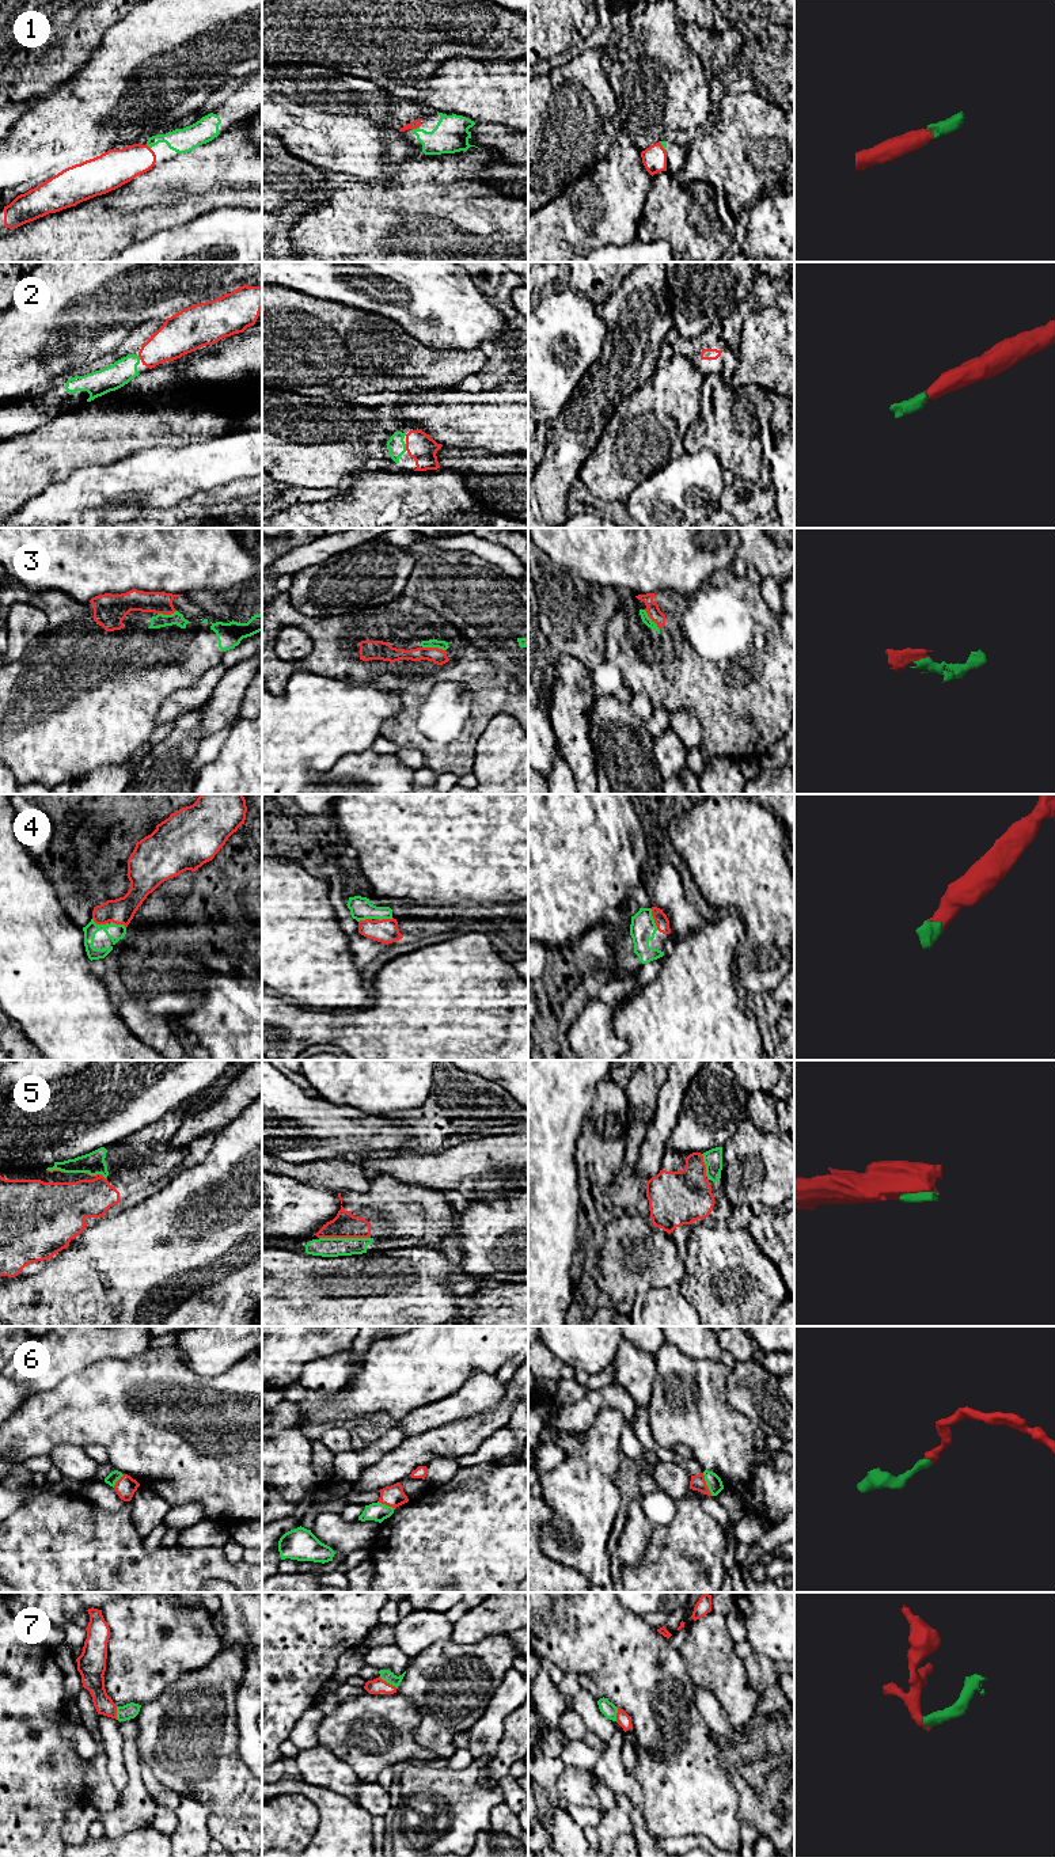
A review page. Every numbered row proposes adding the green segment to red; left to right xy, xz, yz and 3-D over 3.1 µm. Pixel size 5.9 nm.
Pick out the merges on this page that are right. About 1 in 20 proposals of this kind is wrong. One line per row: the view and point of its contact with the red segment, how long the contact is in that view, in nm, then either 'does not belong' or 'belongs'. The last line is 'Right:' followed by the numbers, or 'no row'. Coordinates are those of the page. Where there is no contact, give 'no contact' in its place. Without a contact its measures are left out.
1: xz (414, 128) | 50 nm | belongs
2: xz (406, 447) | 40 nm | belongs
3: xz (433, 648) | 140 nm | belongs
4: yz (653, 918) | 140 nm | belongs
5: xz (345, 1237) | 300 nm | belongs
6: yz (705, 1484) | 150 nm | belongs
7: xz (389, 1683) | 130 nm | belongs
Right: 1, 2, 3, 4, 5, 6, 7

